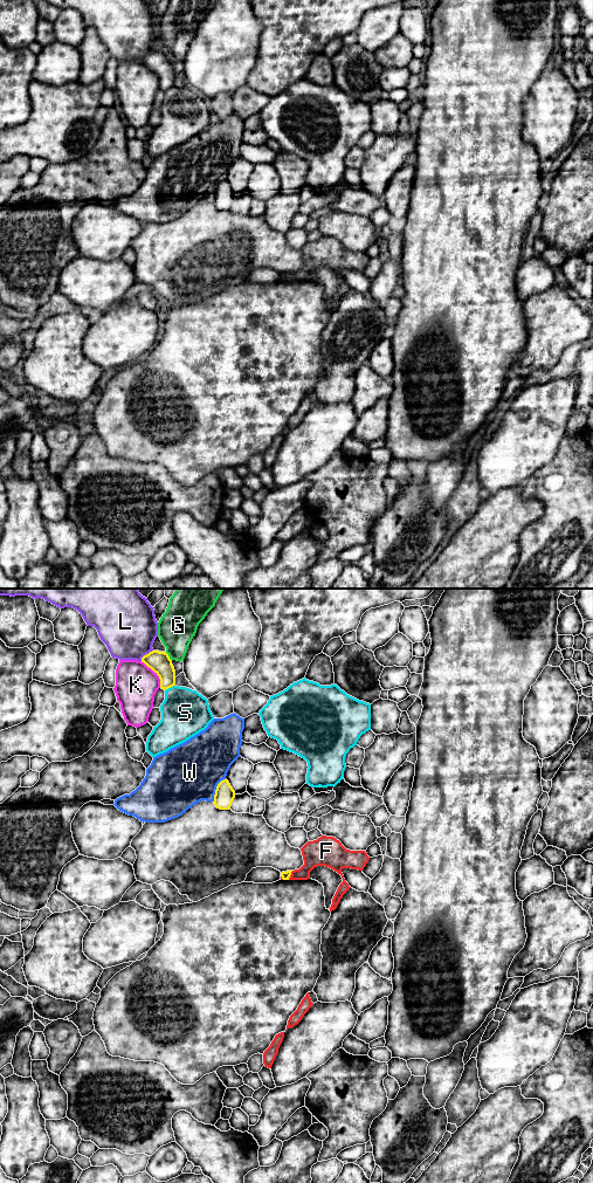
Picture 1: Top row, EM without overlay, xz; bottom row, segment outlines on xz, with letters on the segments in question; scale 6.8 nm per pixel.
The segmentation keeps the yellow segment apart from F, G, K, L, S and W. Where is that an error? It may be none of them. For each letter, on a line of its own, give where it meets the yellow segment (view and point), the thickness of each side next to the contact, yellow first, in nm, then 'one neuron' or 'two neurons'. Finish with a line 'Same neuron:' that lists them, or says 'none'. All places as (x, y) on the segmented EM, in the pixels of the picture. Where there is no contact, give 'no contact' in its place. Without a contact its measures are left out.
F: contact xz (290, 874); calibres 60 and 180 nm; two neurons
G: contact xz (169, 657); calibres 150 and 260 nm; two neurons
K: contact xz (154, 672); calibres 150 and 280 nm; two neurons
L: contact xz (146, 654); calibres 150 and 400 nm; two neurons
S: contact xz (170, 687); calibres 150 and 320 nm; two neurons
W: contact xz (215, 790); calibres 140 and 420 nm; two neurons
Same neuron: none

